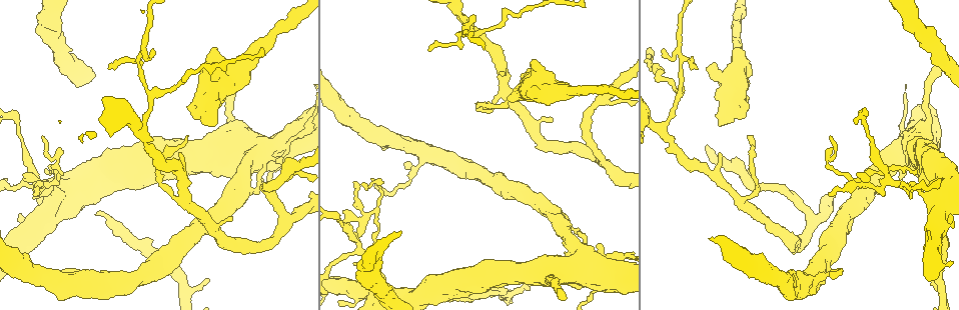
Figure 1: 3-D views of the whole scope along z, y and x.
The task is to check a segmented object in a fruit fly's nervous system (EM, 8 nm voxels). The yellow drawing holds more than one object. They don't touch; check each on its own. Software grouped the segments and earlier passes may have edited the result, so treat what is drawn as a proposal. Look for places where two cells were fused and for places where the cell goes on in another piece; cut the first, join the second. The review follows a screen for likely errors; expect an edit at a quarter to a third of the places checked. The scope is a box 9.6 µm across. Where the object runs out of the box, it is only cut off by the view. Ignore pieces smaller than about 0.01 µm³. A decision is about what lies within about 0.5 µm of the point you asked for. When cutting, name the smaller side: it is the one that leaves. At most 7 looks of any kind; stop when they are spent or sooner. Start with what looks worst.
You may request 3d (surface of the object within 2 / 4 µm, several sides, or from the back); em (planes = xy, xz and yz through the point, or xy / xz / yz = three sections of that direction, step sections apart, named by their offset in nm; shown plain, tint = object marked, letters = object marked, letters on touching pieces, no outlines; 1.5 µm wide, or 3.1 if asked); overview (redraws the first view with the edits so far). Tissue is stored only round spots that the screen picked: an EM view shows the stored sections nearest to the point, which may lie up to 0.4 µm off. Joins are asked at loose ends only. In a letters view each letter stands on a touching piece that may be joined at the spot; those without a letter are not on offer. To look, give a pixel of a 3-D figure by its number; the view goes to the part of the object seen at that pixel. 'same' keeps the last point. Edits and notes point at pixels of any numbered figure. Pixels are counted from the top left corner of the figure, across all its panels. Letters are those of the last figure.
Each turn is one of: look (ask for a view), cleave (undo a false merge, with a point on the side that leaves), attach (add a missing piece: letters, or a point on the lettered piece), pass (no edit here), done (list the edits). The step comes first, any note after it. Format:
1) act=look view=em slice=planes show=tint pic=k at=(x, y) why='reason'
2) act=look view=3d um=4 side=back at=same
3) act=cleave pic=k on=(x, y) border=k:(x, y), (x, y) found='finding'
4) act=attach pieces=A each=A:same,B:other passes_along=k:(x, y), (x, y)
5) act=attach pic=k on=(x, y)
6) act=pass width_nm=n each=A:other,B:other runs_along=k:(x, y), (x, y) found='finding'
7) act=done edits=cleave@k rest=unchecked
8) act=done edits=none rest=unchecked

act=look view=3d um=4 pic=1 at=(363, 216) why='branch point'

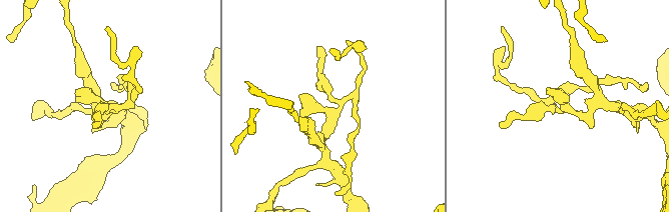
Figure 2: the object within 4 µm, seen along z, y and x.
act=look view=em slice=planes show=tint pic=2 at=(333, 100) why='now the EM'

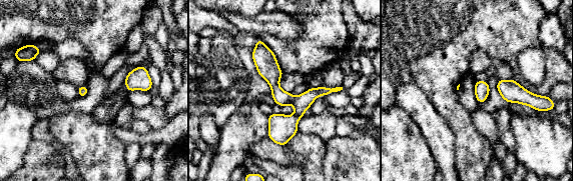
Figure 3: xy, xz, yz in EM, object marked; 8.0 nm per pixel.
act=look view=em slice=planes show=letters at=same

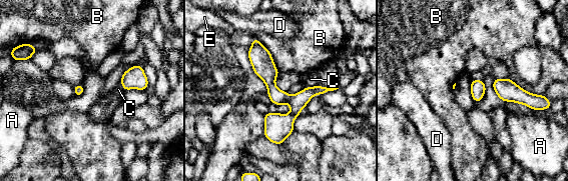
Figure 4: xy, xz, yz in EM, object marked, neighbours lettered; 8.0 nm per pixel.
act=pass each=A:other,B:other,C:other,D:other,E:other border=4:(255, 36), (269, 52), (279, 72) found='all the same cell'

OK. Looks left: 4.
act=look view=em um=3.1 slice=yz step=8 show=tint pic=1 at=(617, 260) why='sharp bend'

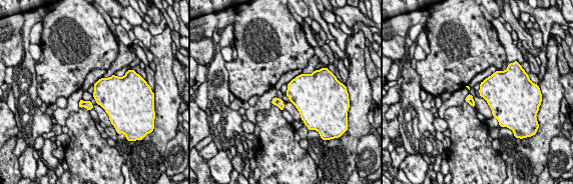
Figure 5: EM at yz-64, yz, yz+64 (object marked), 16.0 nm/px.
act=look view=em um=3.1 slice=yz step=8 show=letters at=same why='see the neighbours'

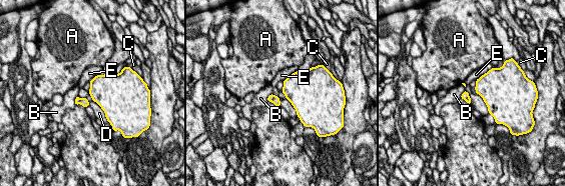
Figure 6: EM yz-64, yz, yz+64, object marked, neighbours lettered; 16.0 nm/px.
act=pass width_nm=60 each=A:other,B:other,C:other,D:other,E:other found='all the same cell'

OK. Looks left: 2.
act=look view=em slice=xy step=4 show=tint pic=1 at=(676, 97) why='arms part here'

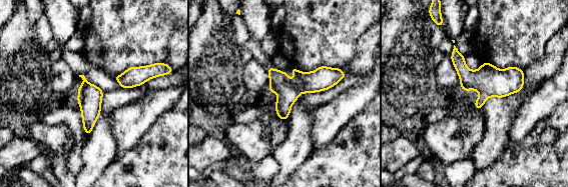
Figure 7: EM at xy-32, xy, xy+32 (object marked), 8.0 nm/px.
act=look view=em slice=xy step=4 show=letters at=same why='see the neighbours'

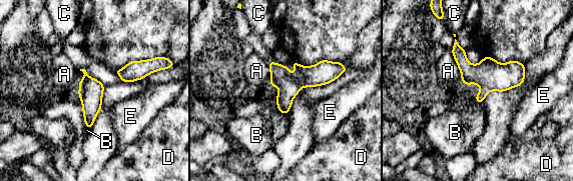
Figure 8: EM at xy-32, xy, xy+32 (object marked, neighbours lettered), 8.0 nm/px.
act=pass width_nm=190 each=A:other,B:other,C:other,D:other,E:other runs_along=8:(342, 69), (305, 76), (279, 106) found='one cell here'

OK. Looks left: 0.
act=done edits=none rest=unchecked

